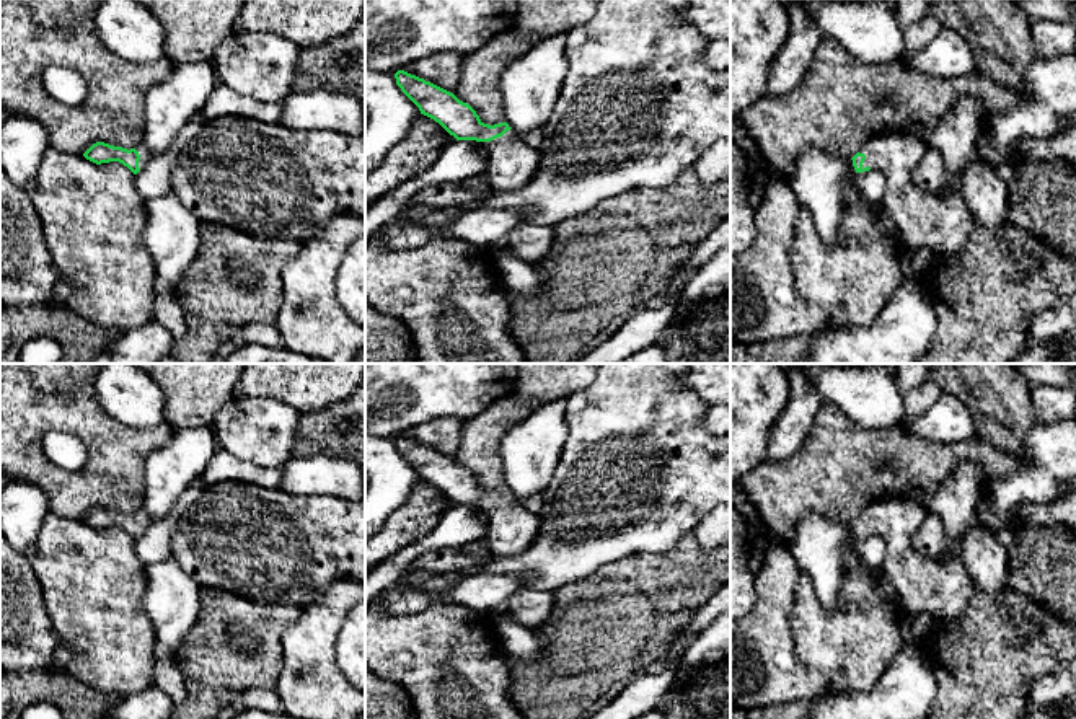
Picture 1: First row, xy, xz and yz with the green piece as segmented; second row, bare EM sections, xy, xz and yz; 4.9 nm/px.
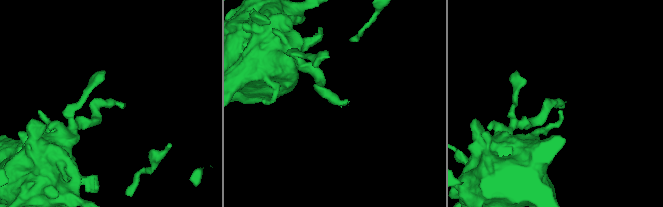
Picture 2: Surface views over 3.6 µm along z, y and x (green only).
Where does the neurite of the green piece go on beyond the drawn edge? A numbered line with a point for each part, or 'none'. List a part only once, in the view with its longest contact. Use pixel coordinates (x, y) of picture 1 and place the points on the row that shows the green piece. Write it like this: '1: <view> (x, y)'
1: xz (512, 163)

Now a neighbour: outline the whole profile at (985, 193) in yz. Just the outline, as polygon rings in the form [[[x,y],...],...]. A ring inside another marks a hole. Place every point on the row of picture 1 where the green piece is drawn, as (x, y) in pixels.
[[[978,157],[968,161],[959,192],[978,223],[988,228],[1001,228],[1008,223],[1008,183],[986,160]]]

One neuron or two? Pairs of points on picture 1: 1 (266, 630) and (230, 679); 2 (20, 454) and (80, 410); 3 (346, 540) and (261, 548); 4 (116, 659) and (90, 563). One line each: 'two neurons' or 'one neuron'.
1: one neuron
2: one neuron
3: one neuron
4: one neuron

